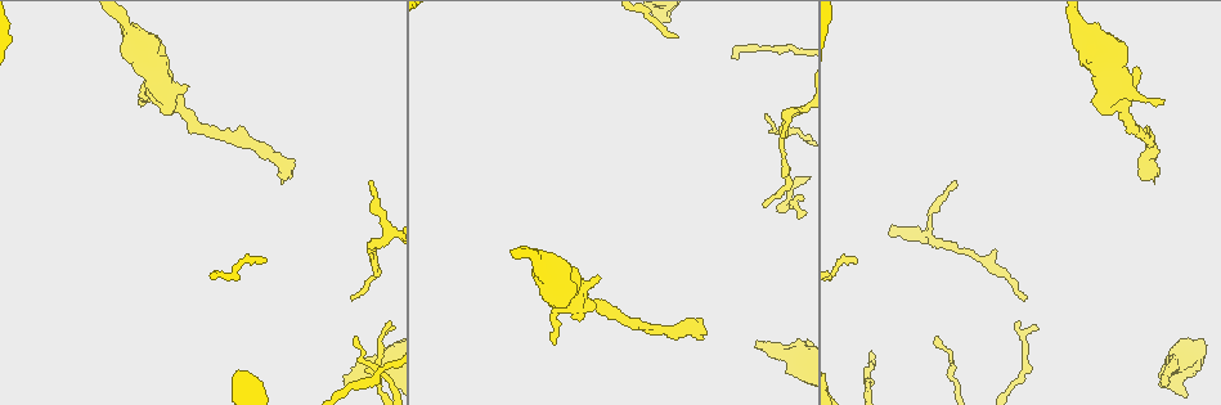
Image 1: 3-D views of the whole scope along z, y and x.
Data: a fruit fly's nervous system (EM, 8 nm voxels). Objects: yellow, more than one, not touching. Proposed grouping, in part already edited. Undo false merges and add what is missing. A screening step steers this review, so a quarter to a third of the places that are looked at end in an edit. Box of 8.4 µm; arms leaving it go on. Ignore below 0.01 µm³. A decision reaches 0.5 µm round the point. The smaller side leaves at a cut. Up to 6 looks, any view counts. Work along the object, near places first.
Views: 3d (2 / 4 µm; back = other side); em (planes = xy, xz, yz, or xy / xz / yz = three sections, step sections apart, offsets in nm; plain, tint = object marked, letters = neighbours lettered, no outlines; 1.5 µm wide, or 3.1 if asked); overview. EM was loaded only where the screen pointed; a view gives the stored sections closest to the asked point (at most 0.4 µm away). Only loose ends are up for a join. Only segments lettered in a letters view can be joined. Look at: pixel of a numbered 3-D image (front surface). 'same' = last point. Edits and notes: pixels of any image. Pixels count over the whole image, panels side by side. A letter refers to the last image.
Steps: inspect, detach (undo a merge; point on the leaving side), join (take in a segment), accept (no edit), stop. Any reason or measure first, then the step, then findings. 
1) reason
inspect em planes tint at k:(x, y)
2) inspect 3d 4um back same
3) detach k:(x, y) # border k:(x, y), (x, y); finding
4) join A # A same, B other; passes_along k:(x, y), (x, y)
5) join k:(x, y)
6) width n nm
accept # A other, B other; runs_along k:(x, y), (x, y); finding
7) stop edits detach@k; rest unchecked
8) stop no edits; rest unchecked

stops while still wide
inspect em xy step 8 letters at 1:(595, 276)

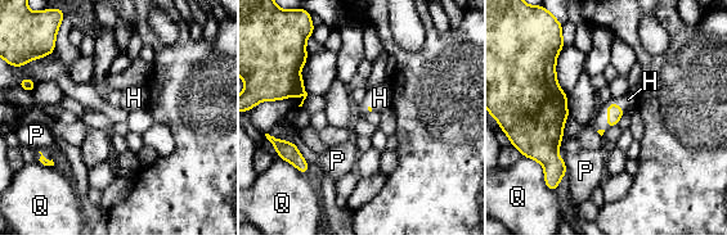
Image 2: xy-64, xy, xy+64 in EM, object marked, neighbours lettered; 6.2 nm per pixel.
join H # H same, P other, Q other; it goes on there

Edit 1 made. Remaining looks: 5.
an open end
inspect em yz step 8 letters at 1:(369, 180)

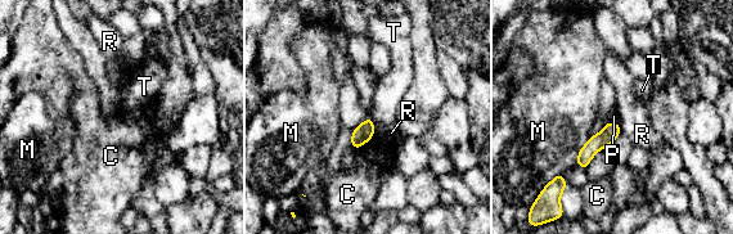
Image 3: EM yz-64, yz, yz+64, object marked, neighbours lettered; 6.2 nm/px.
cut it another way
inspect em planes letters same

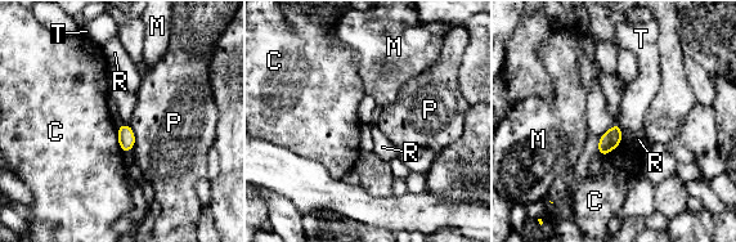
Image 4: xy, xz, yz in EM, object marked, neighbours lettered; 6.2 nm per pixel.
accept # C other, M other, P other, R other, T other; border 4:(615, 122), (622, 129); no lettered segment goes on from it

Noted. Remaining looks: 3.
branch stops here
inspect 3d 2um at 1:(755, 347)

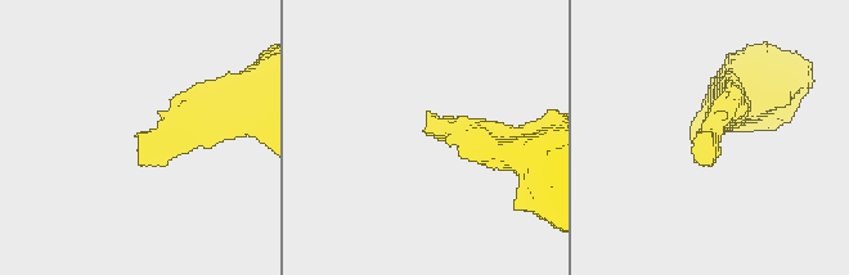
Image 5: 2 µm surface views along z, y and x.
shape alone is not enough
inspect em xz step 4 tint at 5:(432, 132)

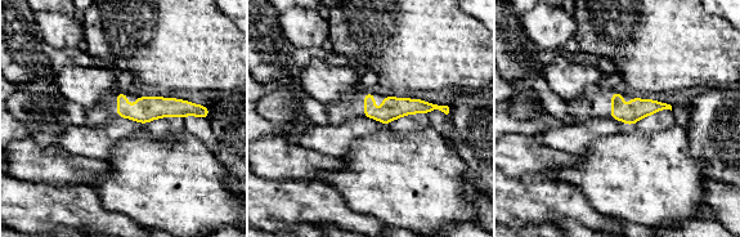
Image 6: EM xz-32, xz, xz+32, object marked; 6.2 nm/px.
inspect em planes letters same

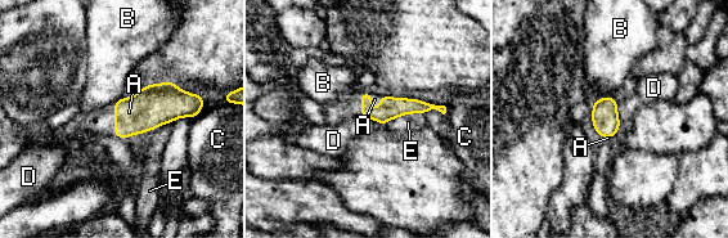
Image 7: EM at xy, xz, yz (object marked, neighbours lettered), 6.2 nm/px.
join A # A same, B other, C other, D other, E other; it goes on there

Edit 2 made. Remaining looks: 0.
stop edits join@2, join@7; rest unchecked

